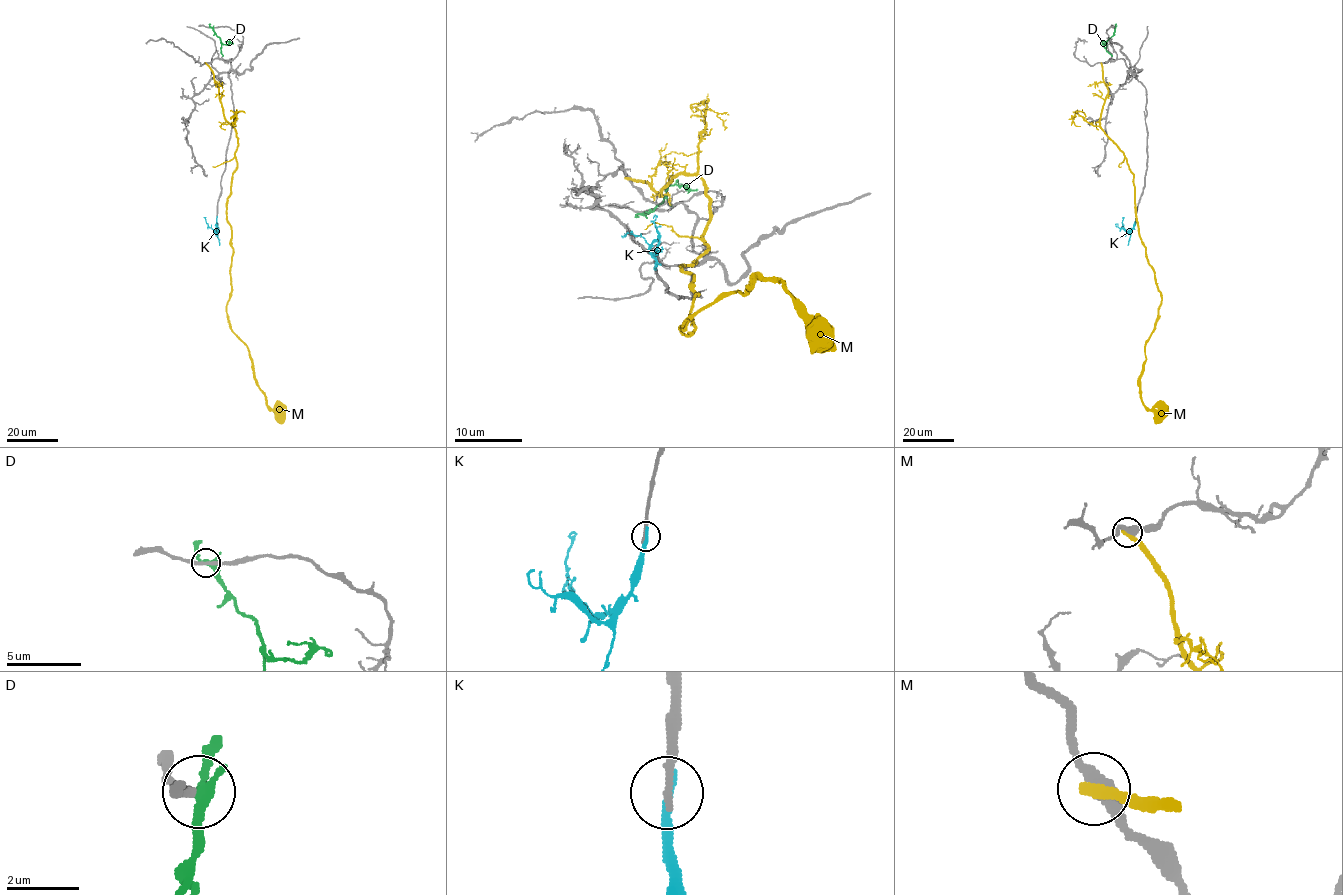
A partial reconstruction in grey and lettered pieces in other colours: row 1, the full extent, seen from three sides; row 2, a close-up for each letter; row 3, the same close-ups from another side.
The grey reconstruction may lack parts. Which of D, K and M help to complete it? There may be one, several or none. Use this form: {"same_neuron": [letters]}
{"same_neuron": ["K"]}

